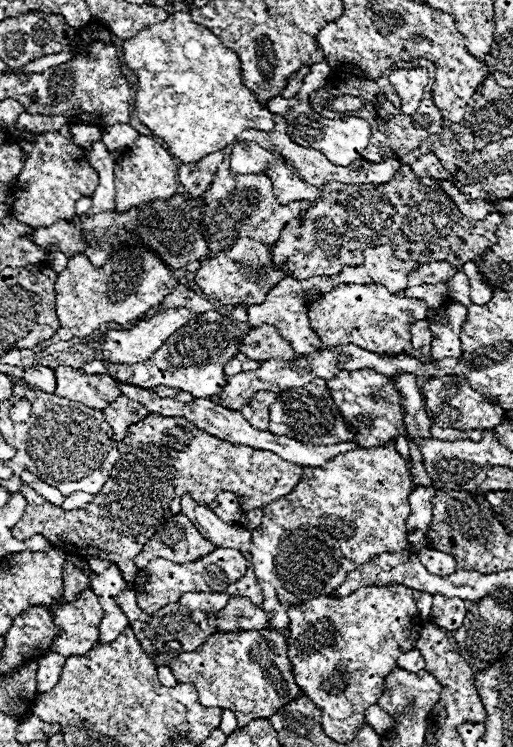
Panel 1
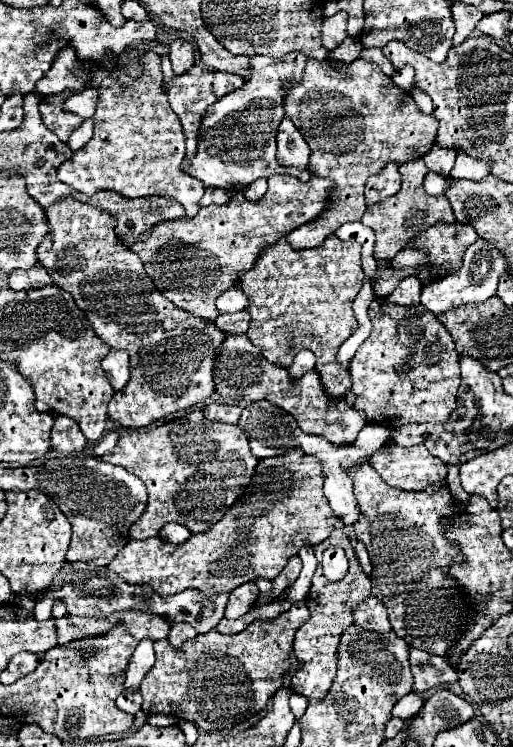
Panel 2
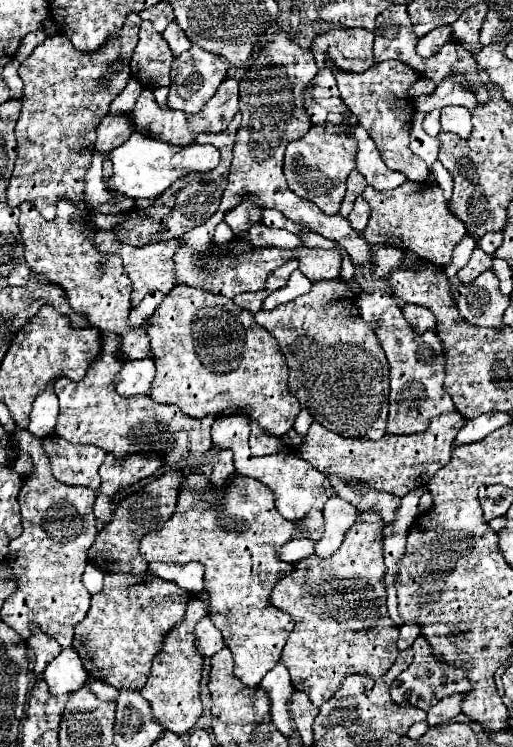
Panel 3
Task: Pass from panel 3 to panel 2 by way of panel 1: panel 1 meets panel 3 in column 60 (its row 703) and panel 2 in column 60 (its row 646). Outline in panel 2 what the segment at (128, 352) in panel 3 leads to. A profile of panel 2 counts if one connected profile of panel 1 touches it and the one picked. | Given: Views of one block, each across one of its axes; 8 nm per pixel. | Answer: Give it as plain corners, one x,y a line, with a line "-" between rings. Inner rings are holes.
62,198
44,212
50,230
46,238
38,244
38,262
50,274
56,286
72,294
76,306
86,314
94,332
110,348
126,350
130,354
130,382
112,396
108,404
108,416
120,428
146,428
168,414
192,408
208,398
214,392
214,354
216,348
224,342
224,334
208,320
182,312
162,292
154,288
138,254
134,254
118,240
114,232
116,218
110,216
106,210
78,202
76,198

